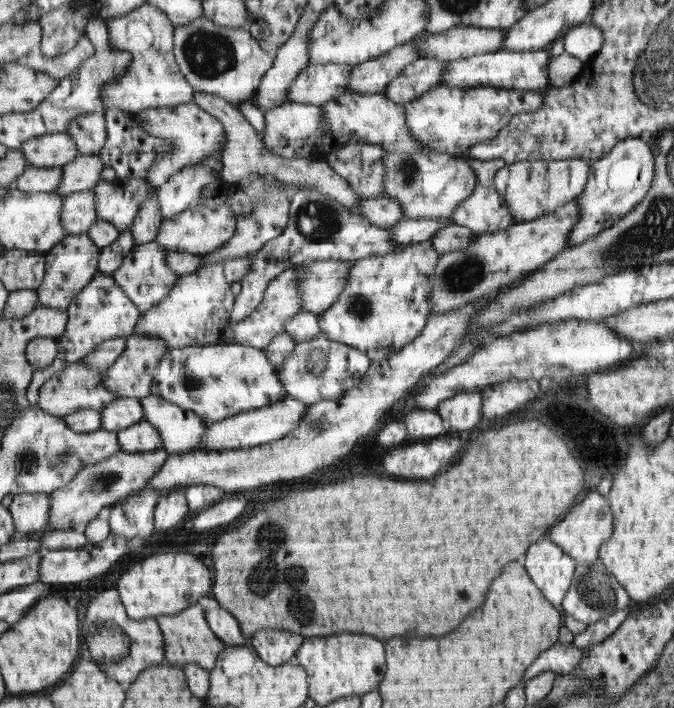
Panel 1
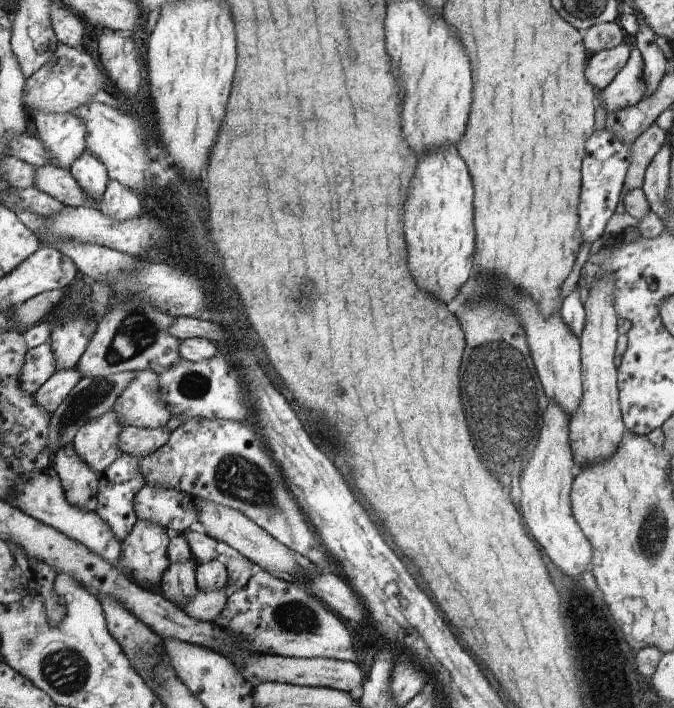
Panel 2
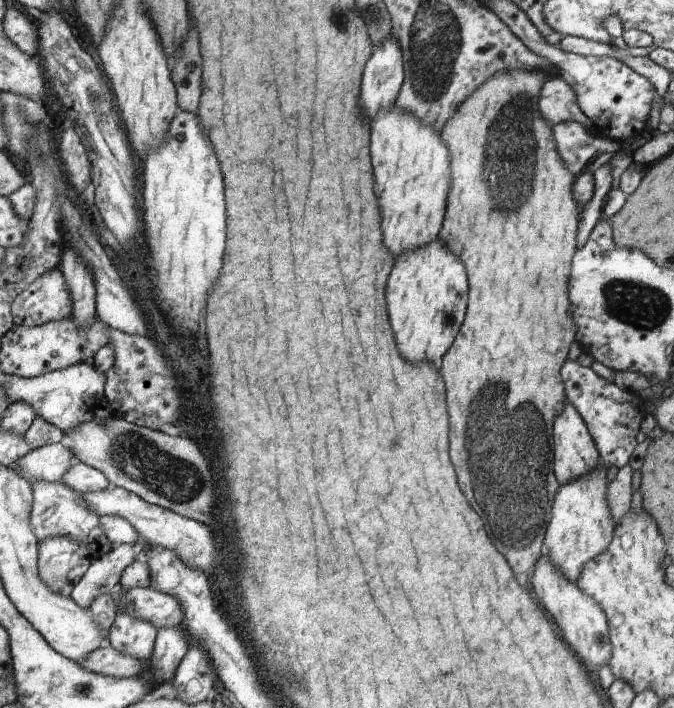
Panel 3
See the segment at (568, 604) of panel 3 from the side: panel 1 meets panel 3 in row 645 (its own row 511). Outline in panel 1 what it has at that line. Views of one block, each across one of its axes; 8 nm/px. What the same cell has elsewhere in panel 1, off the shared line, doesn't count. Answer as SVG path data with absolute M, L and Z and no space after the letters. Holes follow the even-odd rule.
M588 492L576 503L576 508L572 508L572 511L564 516L564 520L552 526L548 538L554 541L564 553L575 558L578 564L592 564L599 559L600 548L611 539L613 531L614 514L611 512L609 497L604 497L600 492Z

